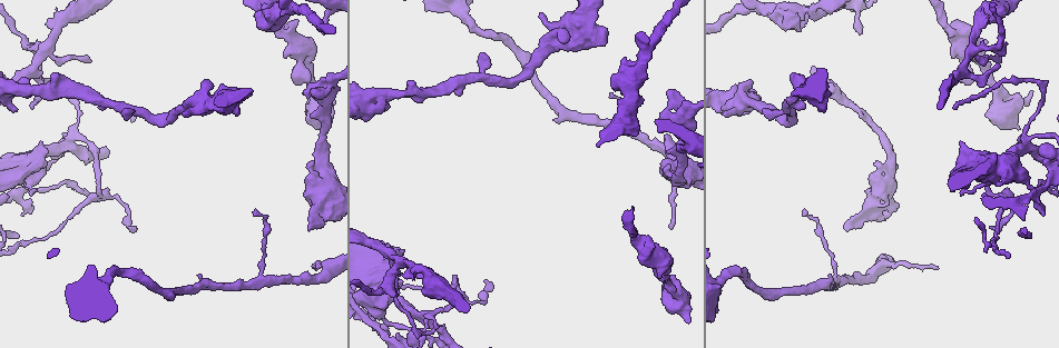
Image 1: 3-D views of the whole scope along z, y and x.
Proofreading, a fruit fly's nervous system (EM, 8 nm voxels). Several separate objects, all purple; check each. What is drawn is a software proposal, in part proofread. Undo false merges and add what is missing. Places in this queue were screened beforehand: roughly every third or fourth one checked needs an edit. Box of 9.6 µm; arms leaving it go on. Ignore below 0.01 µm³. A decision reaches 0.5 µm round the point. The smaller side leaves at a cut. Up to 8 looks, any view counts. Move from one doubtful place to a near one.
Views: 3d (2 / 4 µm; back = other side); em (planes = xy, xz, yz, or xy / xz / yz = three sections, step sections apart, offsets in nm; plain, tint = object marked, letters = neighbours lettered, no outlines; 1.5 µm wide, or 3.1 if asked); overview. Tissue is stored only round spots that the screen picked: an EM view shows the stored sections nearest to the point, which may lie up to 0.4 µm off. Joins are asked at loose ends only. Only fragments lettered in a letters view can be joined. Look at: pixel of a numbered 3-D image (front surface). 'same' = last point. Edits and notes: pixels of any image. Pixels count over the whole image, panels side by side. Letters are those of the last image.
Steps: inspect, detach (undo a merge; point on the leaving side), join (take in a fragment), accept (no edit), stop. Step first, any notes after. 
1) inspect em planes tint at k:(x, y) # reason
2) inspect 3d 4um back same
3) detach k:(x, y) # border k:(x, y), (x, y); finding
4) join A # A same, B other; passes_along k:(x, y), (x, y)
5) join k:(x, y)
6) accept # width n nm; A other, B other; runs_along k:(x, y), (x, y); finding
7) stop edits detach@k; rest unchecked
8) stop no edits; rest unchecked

inspect em yz step 8 tint at 1:(1024, 140) # abrupt turn

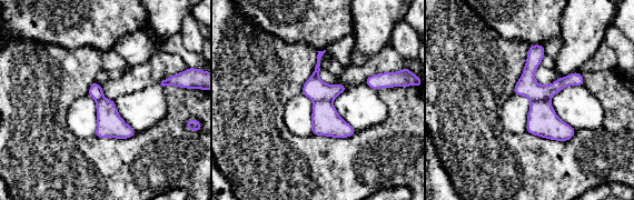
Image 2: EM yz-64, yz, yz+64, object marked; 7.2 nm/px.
inspect em planes tint same # cut it another way

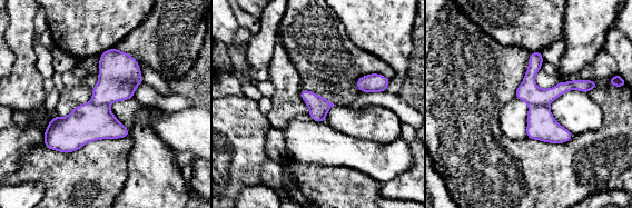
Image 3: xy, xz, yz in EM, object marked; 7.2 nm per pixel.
inspect em planes letters same # see the neighbours

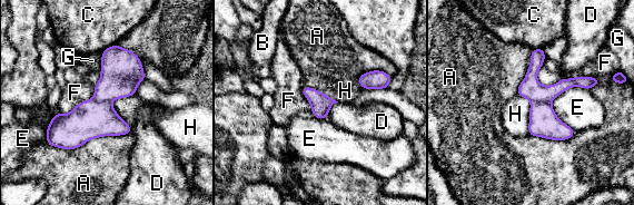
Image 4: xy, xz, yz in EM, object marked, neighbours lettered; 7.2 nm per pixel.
detach 4:(530, 88) # A other, B other, C other, D other, E other, F other, G other, H other; two neurons meet here

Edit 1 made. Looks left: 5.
inspect overview

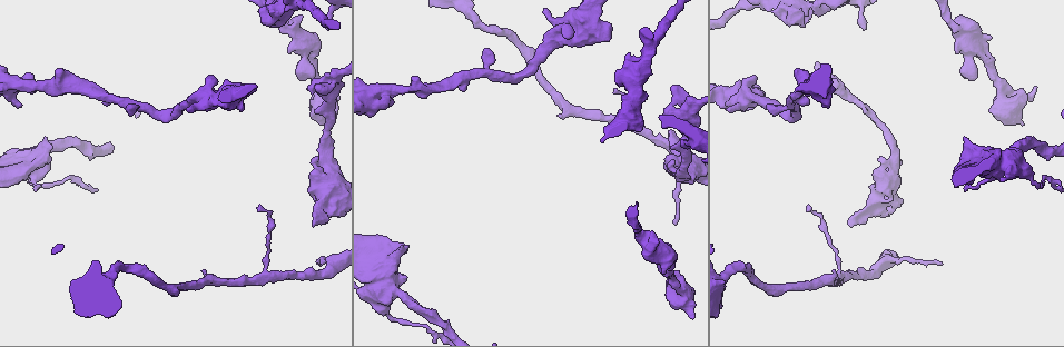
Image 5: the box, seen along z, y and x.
inspect em xz step 4 letters at 5:(880, 159) # thick end

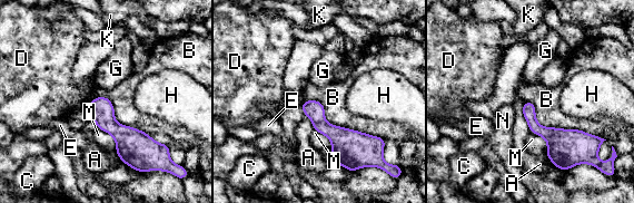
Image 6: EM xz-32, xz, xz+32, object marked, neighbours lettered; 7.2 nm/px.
accept # A other, B other, C other, D other, E other, G other, H other, K other, M other, N other; border 6:(96, 97), (86, 107); none of them fits

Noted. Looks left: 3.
inspect em planes tint at 5:(642, 99) # three-way junction

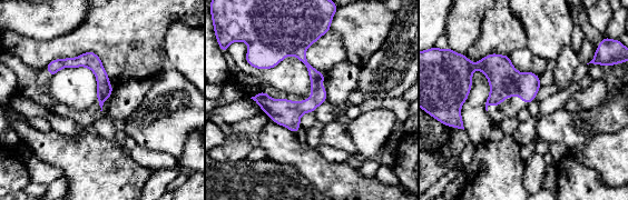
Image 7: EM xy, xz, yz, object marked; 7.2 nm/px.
inspect em planes letters same

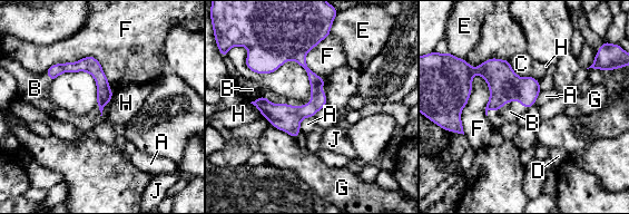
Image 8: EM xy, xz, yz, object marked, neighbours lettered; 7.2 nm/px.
join B # longest_contact F 460 nm; A other, B same, C other, D other, E other, F other, G other, H other, J other; the neuron continues

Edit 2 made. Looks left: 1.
stop edits detach@4, join@8; rest unchecked

